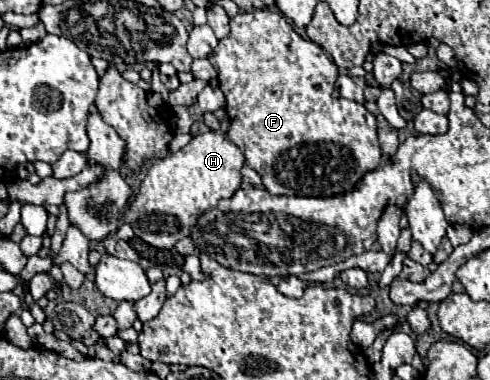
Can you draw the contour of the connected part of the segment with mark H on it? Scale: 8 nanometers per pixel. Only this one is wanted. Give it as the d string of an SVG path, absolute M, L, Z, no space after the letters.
M213 130L197 134L179 152L153 162L139 194L133 198L129 212L125 214L125 222L129 222L135 236L147 244L155 238L157 248L173 248L181 238L191 236L191 228L195 226L199 214L213 210L221 198L231 198L235 190L241 188L243 166L243 152L229 138Z

